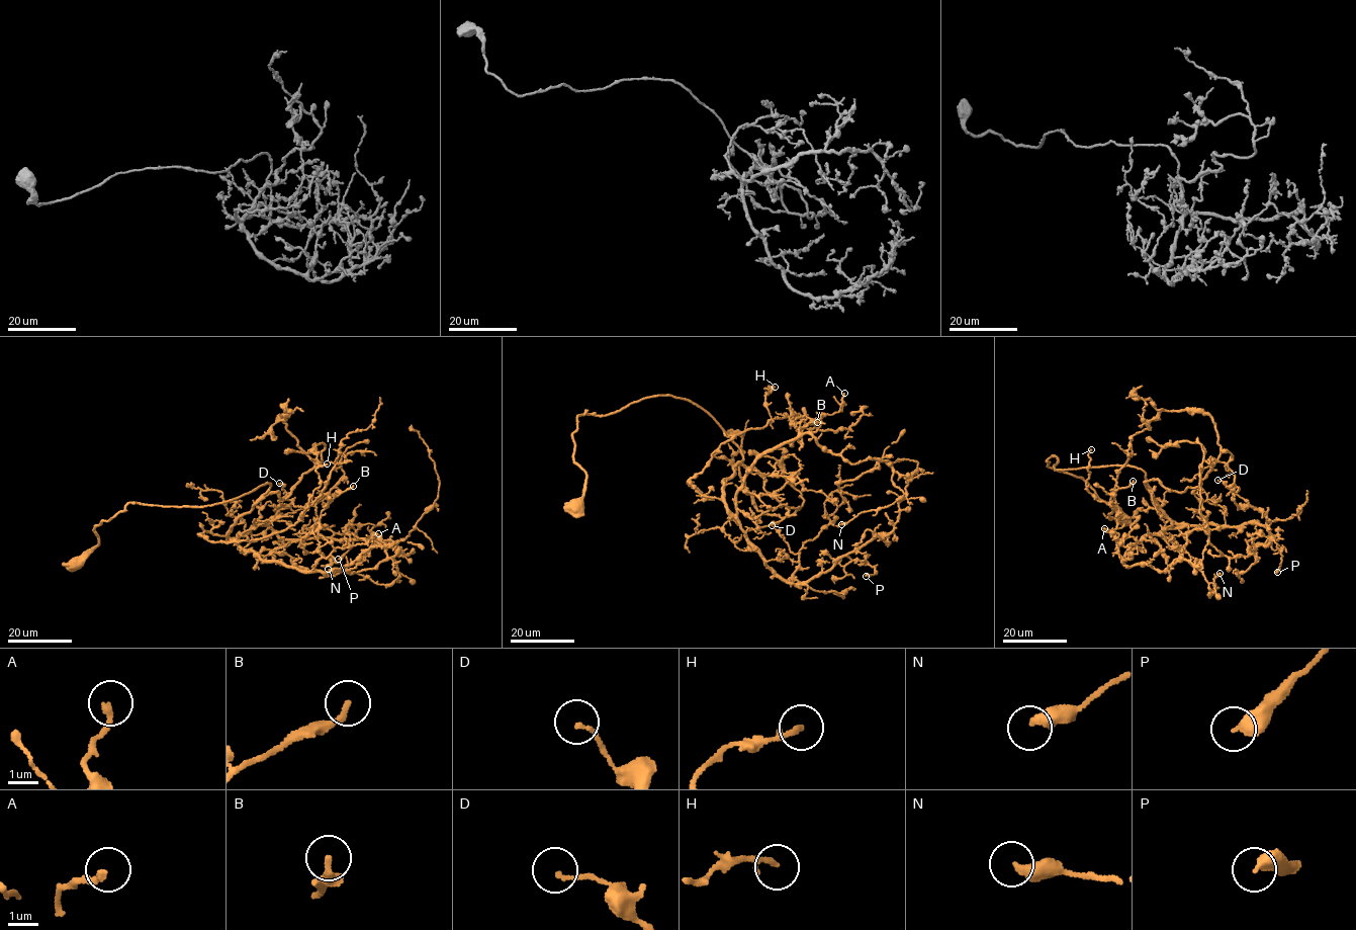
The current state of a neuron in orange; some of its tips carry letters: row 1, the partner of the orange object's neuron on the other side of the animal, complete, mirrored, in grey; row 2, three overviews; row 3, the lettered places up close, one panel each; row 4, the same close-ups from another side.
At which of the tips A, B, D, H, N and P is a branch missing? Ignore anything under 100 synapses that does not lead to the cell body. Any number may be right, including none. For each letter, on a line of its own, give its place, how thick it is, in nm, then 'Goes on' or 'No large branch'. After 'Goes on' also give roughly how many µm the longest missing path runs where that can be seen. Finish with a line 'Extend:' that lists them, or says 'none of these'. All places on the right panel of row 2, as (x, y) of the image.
A: Place: (1104, 528). Thickness 220 nm. No large branch
B: Place: (1133, 481). Thickness 200 nm. No large branch
D: Place: (1217, 480). Thickness 130 nm. No large branch
H: Place: (1091, 449). Thickness 120 nm. No large branch
N: Place: (1219, 573). Thickness 440 nm. No large branch
P: Place: (1277, 572). Thickness 460 nm. No large branch
Extend: none of these

